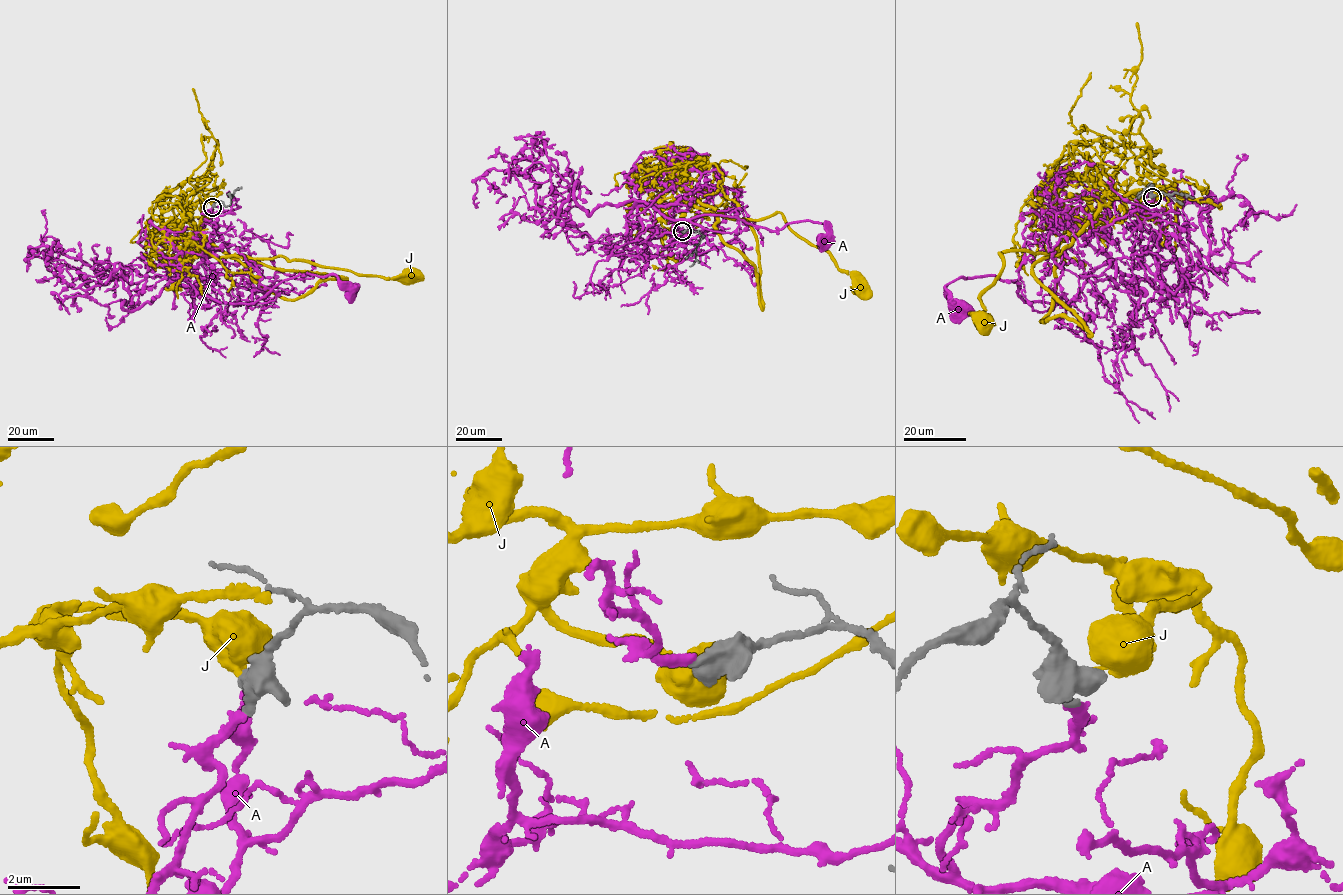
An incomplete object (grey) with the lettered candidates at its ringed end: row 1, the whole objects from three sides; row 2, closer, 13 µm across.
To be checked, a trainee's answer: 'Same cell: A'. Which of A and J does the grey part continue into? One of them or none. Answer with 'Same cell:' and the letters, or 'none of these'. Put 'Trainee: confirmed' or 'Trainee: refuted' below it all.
Same cell: A
Trainee: confirmed

